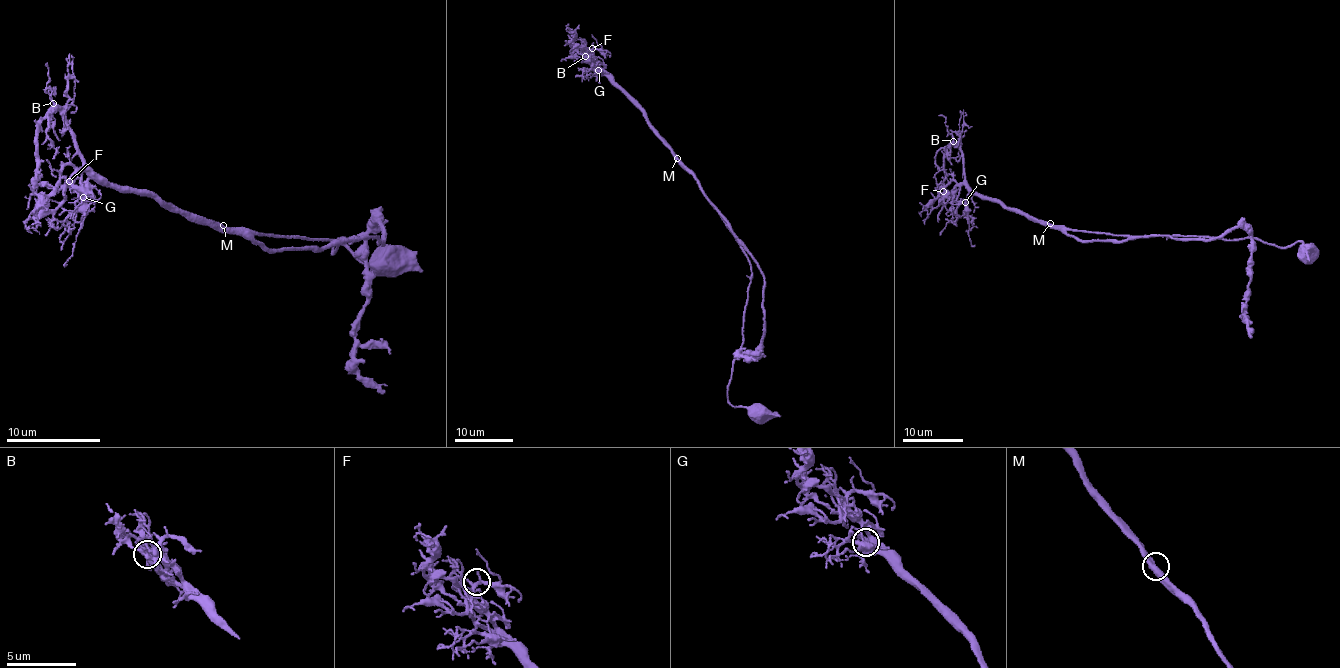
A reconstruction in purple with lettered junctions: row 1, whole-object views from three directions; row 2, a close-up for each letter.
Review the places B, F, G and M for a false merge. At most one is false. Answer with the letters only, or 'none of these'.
none of these

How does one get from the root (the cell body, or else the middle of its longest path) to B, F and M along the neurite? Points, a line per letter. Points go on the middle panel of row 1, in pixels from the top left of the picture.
B: (758, 412), (728, 400), (733, 361), (743, 342), (750, 262), (697, 177), (647, 117), (585, 56)
F: (758, 412), (728, 400), (733, 361), (743, 342), (750, 262), (697, 177), (599, 67), (592, 48)
M: (758, 412), (756, 408), (732, 406), (728, 400), (733, 361), (743, 342), (752, 266), (698, 180), (677, 158)

